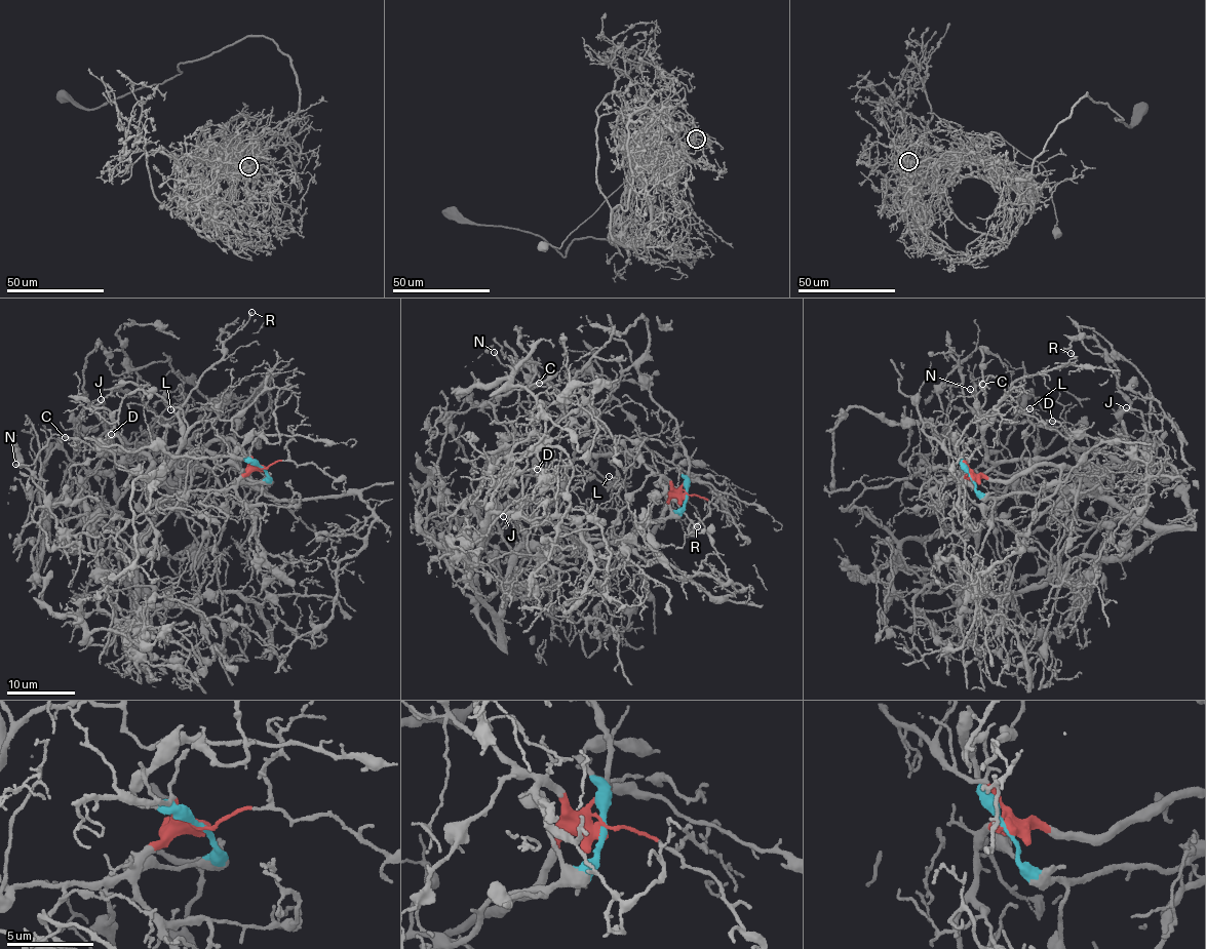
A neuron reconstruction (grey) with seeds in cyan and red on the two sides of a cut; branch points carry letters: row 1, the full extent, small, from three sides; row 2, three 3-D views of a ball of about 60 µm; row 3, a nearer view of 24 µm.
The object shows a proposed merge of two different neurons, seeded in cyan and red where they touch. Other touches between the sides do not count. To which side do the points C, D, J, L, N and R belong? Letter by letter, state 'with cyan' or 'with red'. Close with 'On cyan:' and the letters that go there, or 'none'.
C: with cyan
D: with cyan
J: with cyan
L: with cyan
N: with cyan
R: with cyan
On cyan: C, D, J, L, N, R

